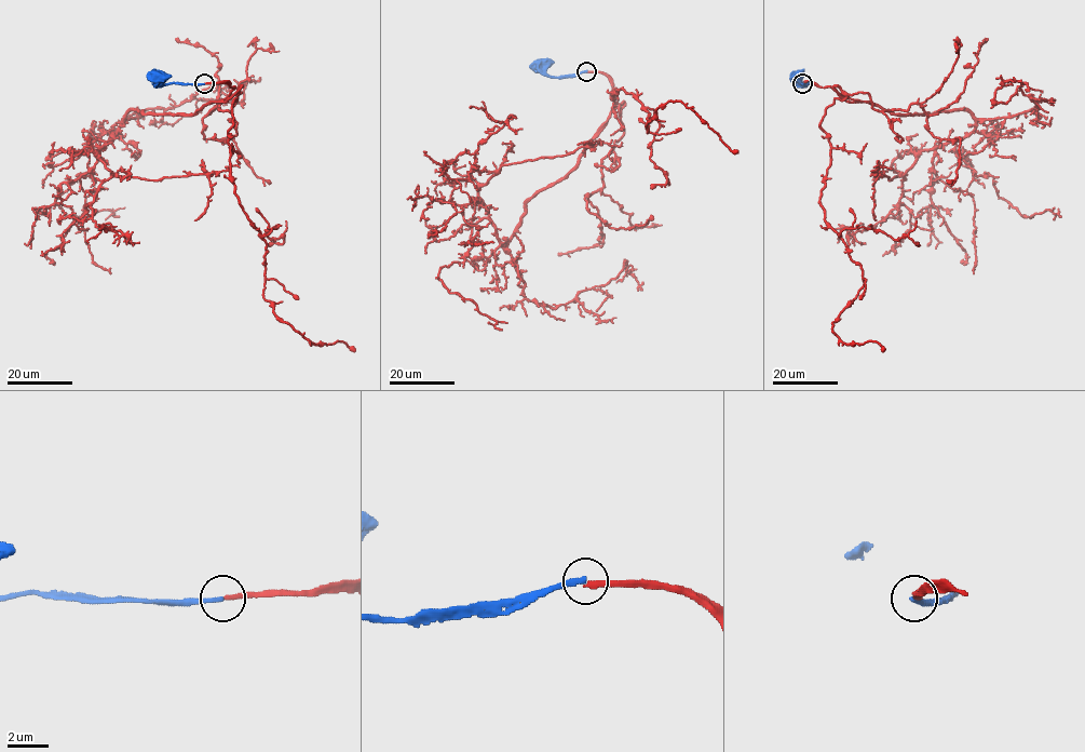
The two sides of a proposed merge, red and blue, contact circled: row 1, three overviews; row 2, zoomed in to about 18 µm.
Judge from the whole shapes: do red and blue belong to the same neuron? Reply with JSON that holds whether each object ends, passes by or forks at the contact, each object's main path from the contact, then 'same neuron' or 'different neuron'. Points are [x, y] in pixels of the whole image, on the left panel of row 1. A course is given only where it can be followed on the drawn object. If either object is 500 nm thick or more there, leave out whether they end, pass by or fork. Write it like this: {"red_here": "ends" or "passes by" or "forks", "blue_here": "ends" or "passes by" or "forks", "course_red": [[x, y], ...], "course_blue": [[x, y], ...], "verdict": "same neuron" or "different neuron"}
{"red_here": "ends", "blue_here": "ends", "course_red": [[204, 83], [234, 86], [225, 102], [241, 86], [230, 170], [266, 242], [263, 297], [312, 343], [355, 350]], "course_blue": [[204, 83], [165, 84], [156, 77]], "verdict": "different neuron"}

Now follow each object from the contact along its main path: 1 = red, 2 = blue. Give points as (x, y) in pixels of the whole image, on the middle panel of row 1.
1: (586, 71), (618, 98), (605, 124), (624, 106), (614, 89), (649, 112), (647, 133), (681, 101), (737, 152)
2: (586, 71), (551, 77), (539, 66)

